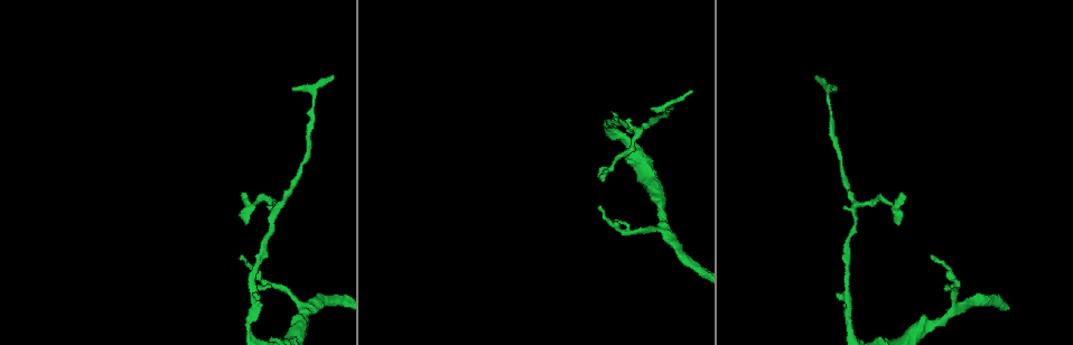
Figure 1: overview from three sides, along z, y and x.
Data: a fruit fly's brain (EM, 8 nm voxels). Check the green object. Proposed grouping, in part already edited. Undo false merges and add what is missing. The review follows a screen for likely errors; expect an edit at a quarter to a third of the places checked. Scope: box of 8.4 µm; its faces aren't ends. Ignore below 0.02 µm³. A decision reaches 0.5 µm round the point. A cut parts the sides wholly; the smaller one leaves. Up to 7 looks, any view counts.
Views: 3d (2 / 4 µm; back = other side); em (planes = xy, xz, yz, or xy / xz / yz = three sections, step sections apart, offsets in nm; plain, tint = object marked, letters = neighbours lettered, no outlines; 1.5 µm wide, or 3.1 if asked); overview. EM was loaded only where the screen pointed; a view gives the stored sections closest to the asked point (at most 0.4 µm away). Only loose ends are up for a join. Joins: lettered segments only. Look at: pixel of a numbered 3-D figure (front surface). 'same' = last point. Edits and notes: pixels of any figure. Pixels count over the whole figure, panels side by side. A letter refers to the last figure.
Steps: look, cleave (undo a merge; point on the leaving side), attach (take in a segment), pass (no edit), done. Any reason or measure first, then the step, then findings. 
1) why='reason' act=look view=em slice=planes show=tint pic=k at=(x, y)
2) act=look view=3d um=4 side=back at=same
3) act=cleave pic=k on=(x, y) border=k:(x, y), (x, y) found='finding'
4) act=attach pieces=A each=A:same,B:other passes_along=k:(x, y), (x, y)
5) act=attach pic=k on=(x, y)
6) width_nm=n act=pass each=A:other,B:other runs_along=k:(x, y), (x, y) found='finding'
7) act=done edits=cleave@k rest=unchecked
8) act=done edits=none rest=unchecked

why='narrows sharply' act=look view=3d um=2 pic=1 at=(246, 326)

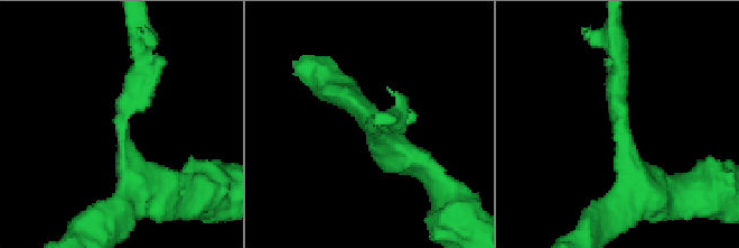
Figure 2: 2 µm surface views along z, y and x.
arm_widths_nm=190,220 why='need the tissue' act=look view=em slice=xy step=8 show=tint pic=2 at=(122, 130)

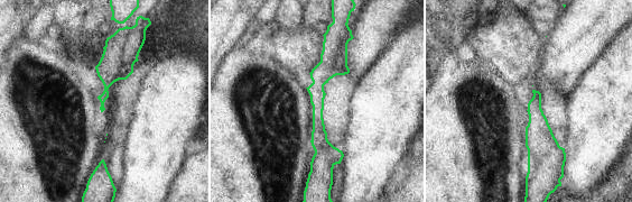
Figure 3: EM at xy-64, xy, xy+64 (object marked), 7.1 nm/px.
act=look view=em slice=yz step=8 show=letters at=same

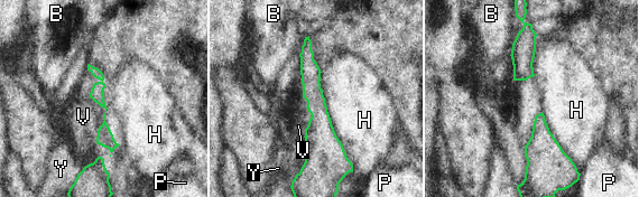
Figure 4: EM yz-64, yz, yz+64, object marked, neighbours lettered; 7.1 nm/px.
width_nm=40 act=pass each=B:other,H:other,P:other,V:other,Y:other found='one neuron here'

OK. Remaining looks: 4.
why='tapers out' act=look view=em slice=planes show=letters pic=1 at=(933, 256)

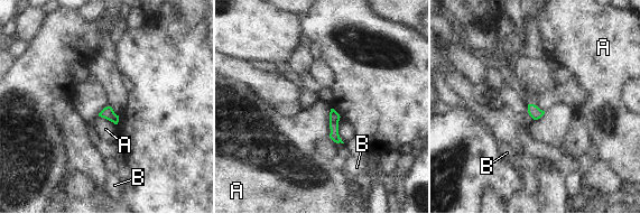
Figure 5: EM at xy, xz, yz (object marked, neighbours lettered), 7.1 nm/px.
act=pass each=A:other,B:other border=5:(332, 108), (330, 112), (328, 137) found='no lettered segment goes on from it'

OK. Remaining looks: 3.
why='thin end' act=look view=em slice=planes show=plain pic=1 at=(294, 91)

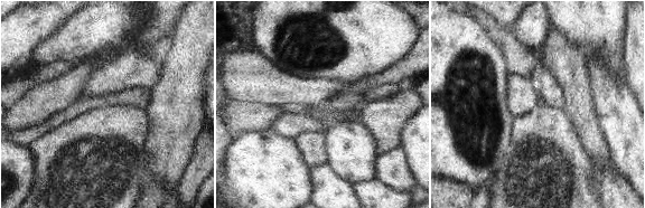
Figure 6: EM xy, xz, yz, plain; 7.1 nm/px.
why='see the neighbours' act=look view=em slice=planes show=letters at=same

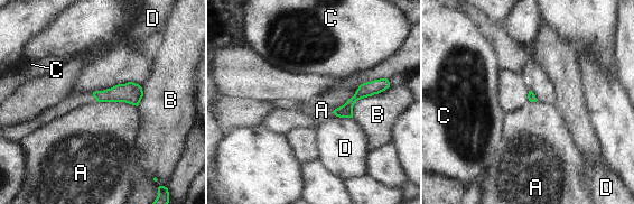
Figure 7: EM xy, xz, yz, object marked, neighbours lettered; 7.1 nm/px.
act=pass each=A:other,B:other,C:other,D:other border=7:(388, 79), (363, 82), (332, 112) found='no lettered segment goes on from it'

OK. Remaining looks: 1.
act=done edits=none rest=unchecked

